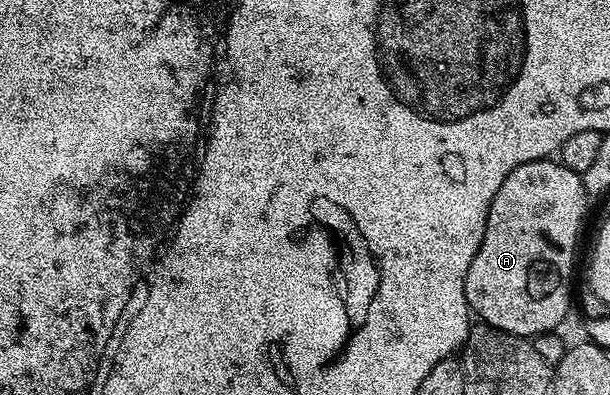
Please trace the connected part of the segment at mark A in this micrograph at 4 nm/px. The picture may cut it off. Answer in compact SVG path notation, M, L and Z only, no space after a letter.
M558 160L526 162L497 188L485 224L485 236L469 272L465 276L465 296L474 317L480 323L516 334L519 338L534 339L537 334L560 329L563 317L571 306L571 273L575 270L575 245L579 242L579 229L587 214L589 195L580 175L565 168Z

